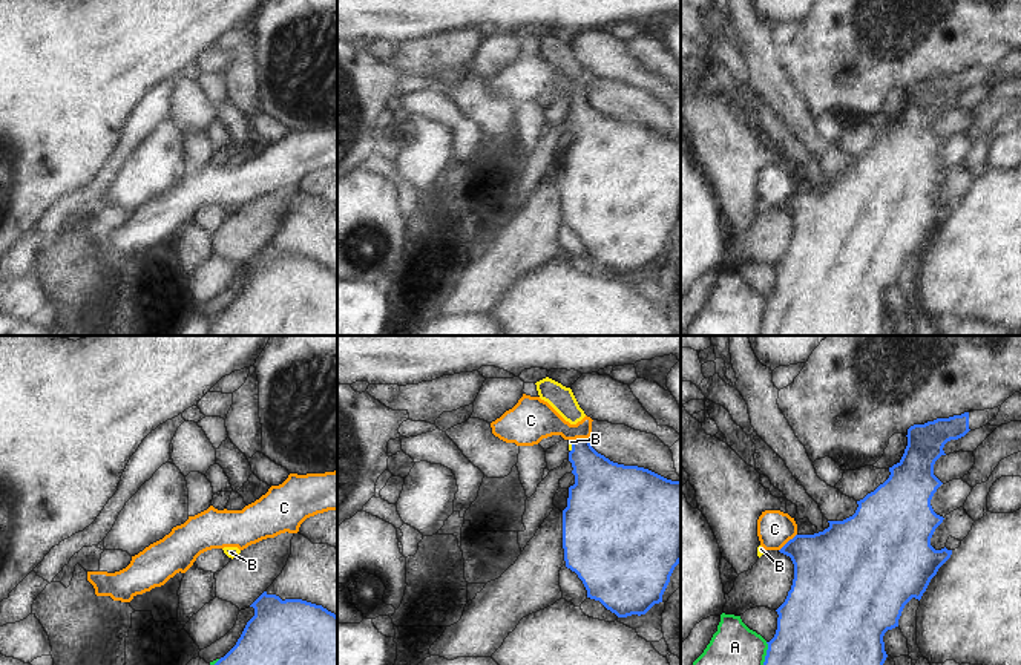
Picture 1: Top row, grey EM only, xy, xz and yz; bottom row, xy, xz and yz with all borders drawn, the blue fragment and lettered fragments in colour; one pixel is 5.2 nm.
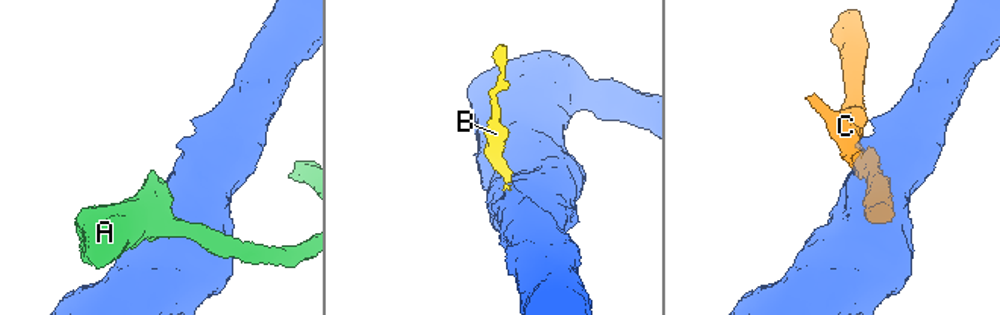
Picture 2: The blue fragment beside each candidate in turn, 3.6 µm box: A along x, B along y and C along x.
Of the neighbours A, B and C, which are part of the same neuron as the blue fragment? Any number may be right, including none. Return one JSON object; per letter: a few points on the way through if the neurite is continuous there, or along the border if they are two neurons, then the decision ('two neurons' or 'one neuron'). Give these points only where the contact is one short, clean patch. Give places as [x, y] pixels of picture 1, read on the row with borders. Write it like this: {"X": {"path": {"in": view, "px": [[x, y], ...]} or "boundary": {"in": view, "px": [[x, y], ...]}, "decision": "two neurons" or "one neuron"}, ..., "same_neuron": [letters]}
{"A": {"decision": "two neurons"}, "B": {"path": {"in": "xz", "px": [[600, 484], [586, 460], [572, 446], [571, 442]]}, "decision": "one neuron"}, "C": {"boundary": {"in": "yz", "px": [[796, 533], [779, 550]]}, "decision": "two neurons"}, "same_neuron": ["B"]}

